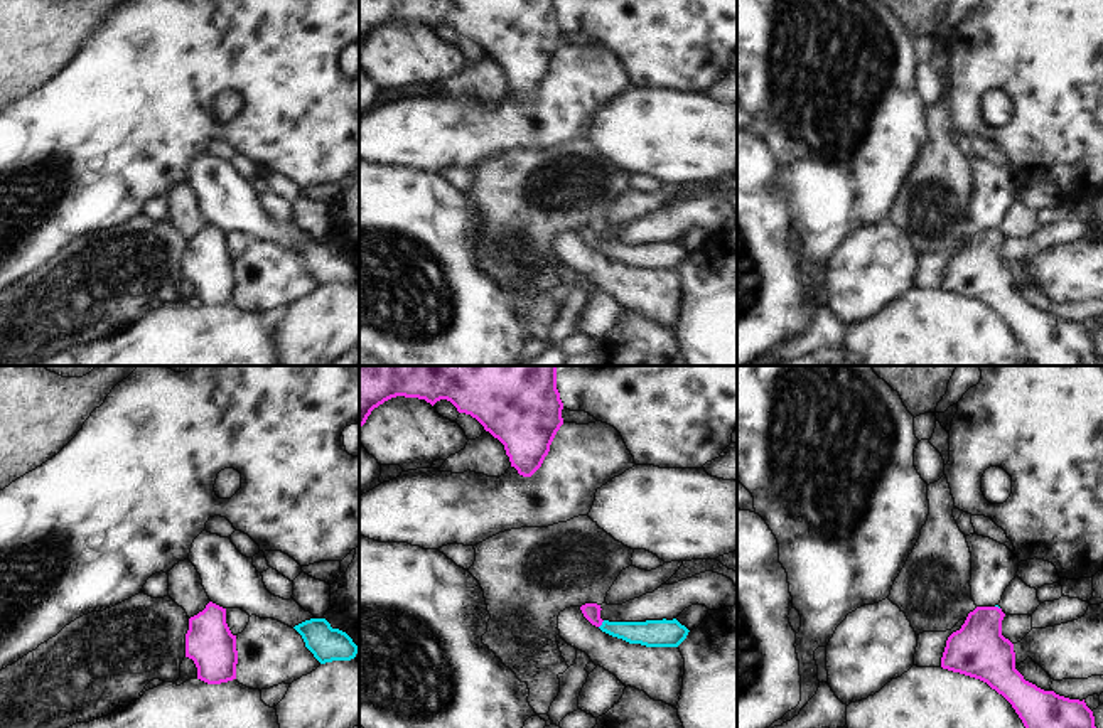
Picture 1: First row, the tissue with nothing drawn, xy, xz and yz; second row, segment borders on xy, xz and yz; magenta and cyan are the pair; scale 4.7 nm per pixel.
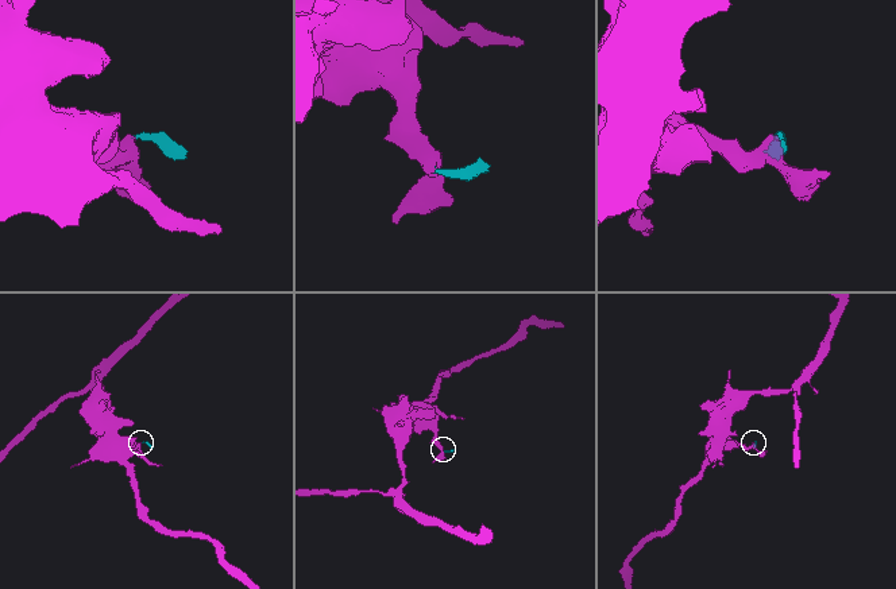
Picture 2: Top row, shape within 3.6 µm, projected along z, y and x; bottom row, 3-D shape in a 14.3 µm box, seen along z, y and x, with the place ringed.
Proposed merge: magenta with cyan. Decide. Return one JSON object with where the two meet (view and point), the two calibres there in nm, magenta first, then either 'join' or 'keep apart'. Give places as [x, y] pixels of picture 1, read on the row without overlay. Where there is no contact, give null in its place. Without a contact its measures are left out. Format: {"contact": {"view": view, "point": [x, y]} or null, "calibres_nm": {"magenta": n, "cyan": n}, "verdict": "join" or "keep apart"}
{"contact": {"view": "xz", "point": [601, 246]}, "calibres_nm": {"magenta": 80, "cyan": 130}, "verdict": "join"}

